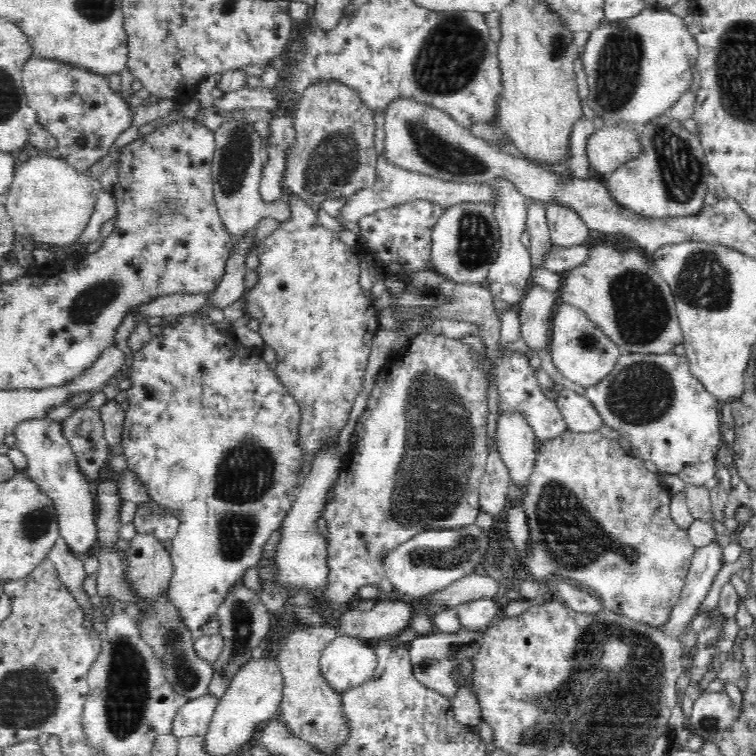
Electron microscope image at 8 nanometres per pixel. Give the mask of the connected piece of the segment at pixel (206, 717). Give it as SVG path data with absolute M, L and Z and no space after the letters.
M204 695L194 700L189 700L180 708L178 715L172 723L171 734L181 739L185 736L203 736L207 724L212 719L214 708L218 701L210 695Z

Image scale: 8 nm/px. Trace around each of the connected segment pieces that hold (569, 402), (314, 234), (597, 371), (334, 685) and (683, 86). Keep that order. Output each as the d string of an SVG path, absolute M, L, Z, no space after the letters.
M571 389L556 391L555 402L570 431L596 432L605 422L585 394L580 395Z
M293 197L288 199L290 211L292 211L292 218L284 222L258 245L256 254L259 260L259 266L256 269L258 273L258 284L252 290L246 290L244 294L244 312L248 314L249 318L258 320L260 323L259 334L264 339L265 344L271 346L276 352L277 369L276 374L278 379L284 383L284 386L290 391L290 394L295 398L301 410L301 422L299 426L300 447L302 447L302 457L304 457L305 464L303 465L302 472L309 469L309 460L311 454L322 445L330 443L330 445L337 445L334 441L338 441L336 434L340 434L342 428L347 424L349 414L352 410L354 400L362 390L362 383L364 380L364 373L368 364L368 357L371 353L372 338L378 330L377 313L371 305L370 297L364 296L362 287L359 284L359 274L362 271L360 267L360 253L355 248L348 246L340 240L338 234L326 229L320 224L317 219L317 214L304 203L300 203L300 199Z
M560 304L552 318L551 356L554 366L566 380L588 389L596 386L614 368L621 351L577 307Z
M340 635L320 652L320 675L332 690L342 695L349 688L362 685L378 664L368 642Z
M648 8L628 19L602 20L589 36L581 56L588 82L586 106L602 120L618 120L638 127L666 114L691 89L692 68L699 55L697 43L686 30L683 19L669 9Z

